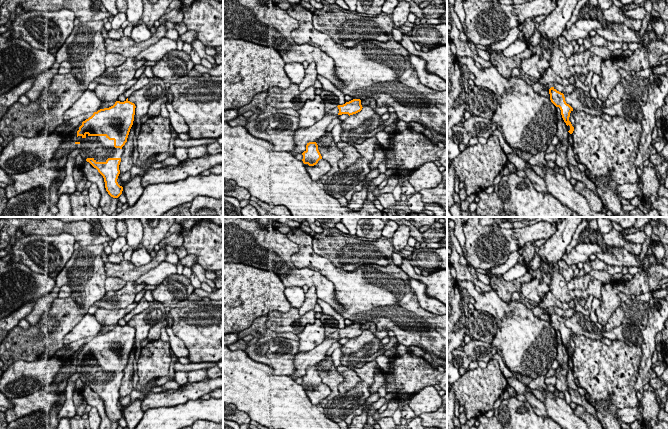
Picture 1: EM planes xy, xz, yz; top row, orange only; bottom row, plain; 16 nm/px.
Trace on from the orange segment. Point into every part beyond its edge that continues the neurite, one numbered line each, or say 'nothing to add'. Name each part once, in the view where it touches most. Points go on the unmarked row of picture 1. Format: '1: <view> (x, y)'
1: xy (100, 372)

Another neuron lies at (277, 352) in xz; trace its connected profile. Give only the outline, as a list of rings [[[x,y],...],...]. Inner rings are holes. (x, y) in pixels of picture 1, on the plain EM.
[[[263,337],[245,352],[252,360],[270,366],[275,375],[290,376],[295,373],[294,357],[299,353],[299,341]]]

